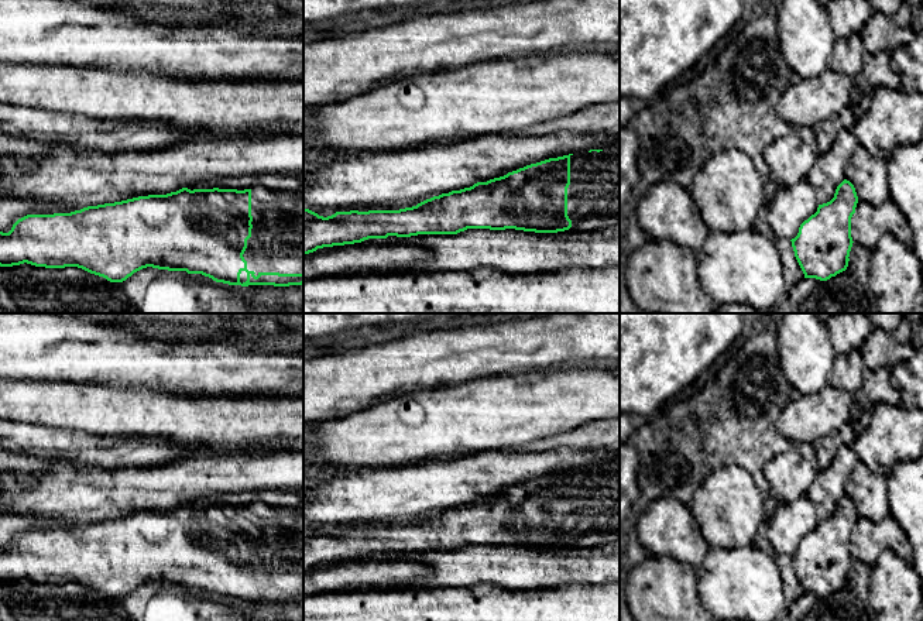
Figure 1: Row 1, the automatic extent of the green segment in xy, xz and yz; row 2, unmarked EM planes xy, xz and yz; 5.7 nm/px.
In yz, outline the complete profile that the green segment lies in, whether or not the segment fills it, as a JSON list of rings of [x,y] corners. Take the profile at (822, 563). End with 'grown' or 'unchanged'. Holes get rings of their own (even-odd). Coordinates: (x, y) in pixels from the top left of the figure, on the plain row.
[[[844,495],[834,514],[819,521],[817,528],[800,541],[790,557],[804,594],[827,597],[847,586],[854,559],[851,533],[857,519],[854,501]]]; unchanged

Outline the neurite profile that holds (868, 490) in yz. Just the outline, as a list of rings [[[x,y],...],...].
[[[859,460],[845,480],[845,495],[854,501],[858,517],[872,522],[882,521],[891,512],[886,477],[874,473]]]

